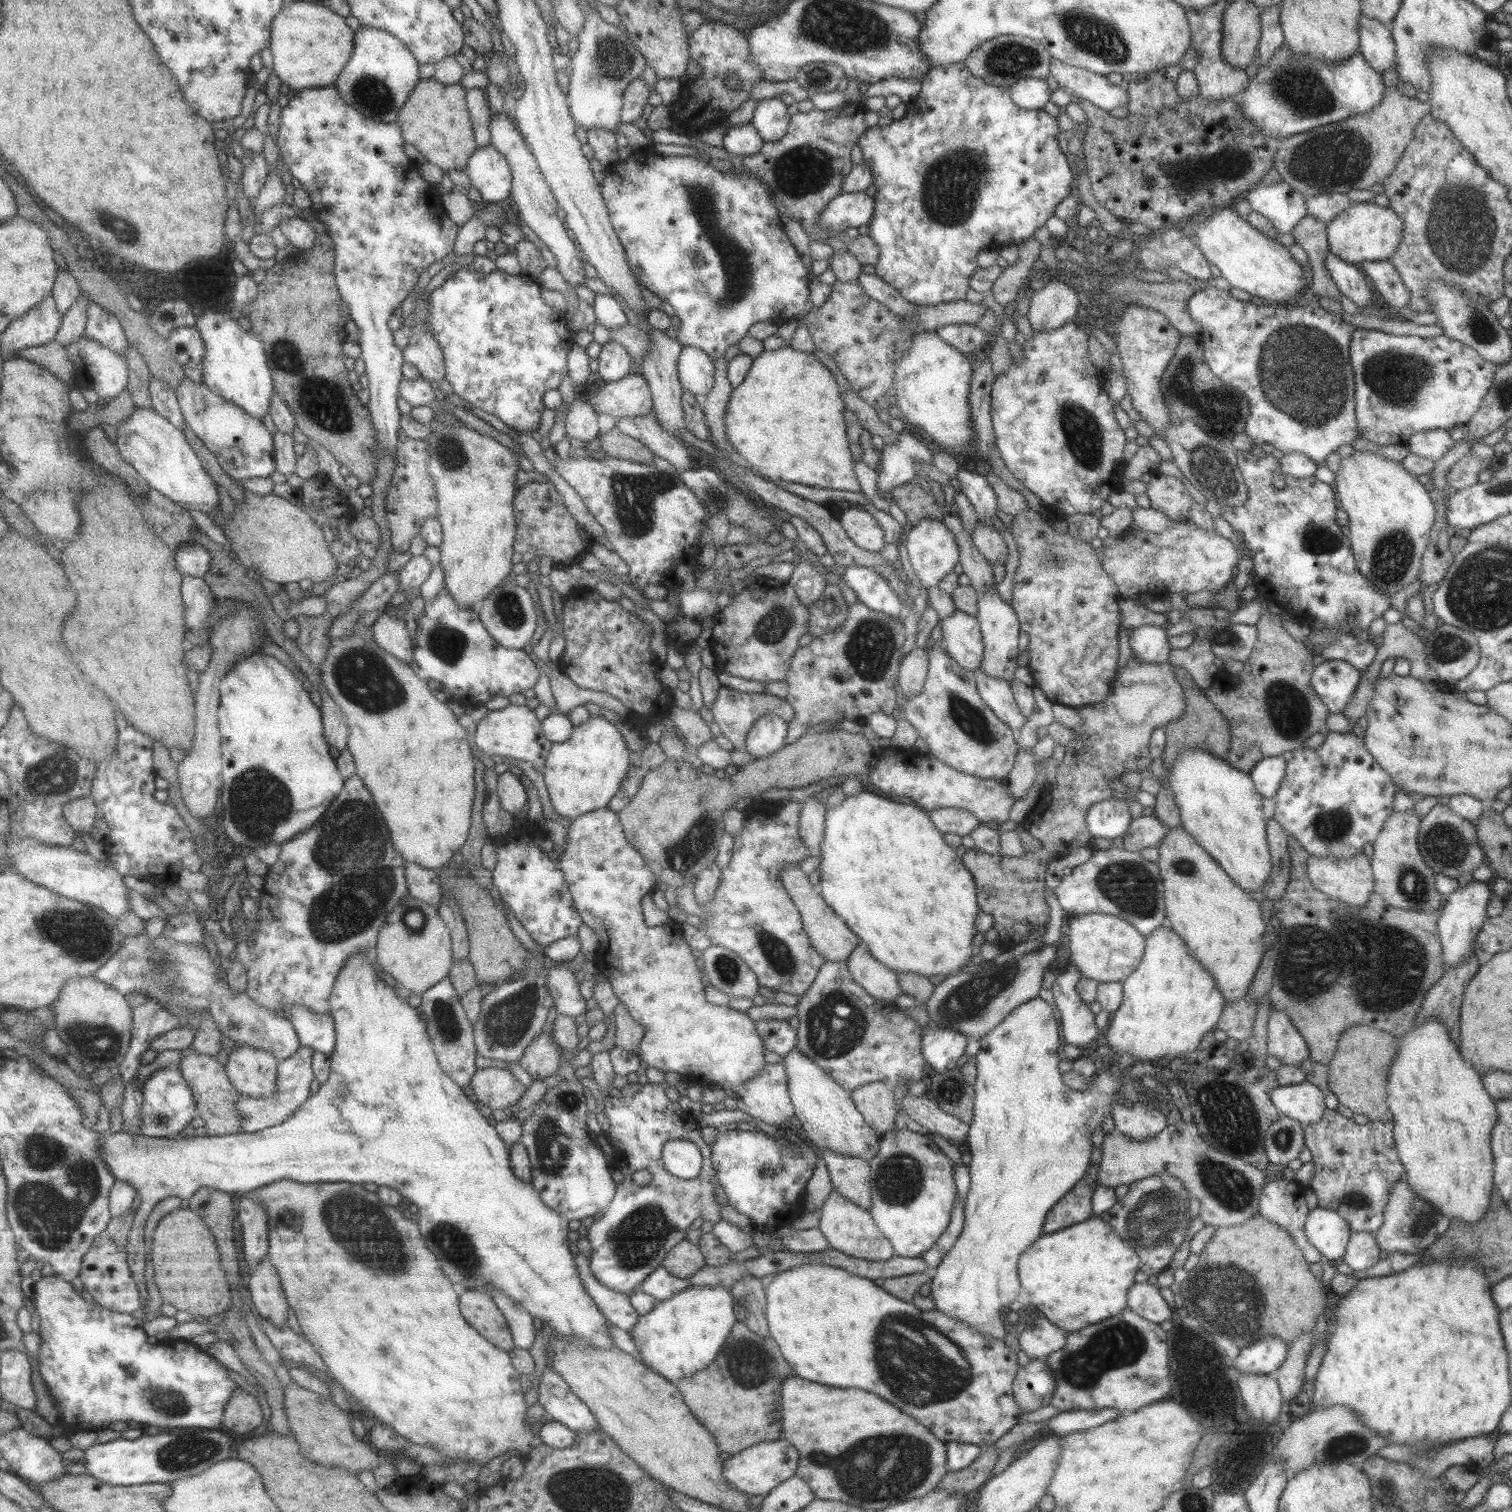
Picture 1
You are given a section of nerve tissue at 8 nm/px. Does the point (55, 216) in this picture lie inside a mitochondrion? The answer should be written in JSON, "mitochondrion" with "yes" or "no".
{"mitochondrion":"no"}

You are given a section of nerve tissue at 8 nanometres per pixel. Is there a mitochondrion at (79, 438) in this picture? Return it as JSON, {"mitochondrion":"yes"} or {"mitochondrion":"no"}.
{"mitochondrion":"no"}

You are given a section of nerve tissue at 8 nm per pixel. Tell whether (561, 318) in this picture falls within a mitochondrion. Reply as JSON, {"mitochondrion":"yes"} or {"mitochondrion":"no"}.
{"mitochondrion":"no"}

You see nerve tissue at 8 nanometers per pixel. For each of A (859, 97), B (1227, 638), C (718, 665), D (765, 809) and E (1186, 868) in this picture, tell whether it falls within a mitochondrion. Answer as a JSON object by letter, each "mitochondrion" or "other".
{"A":"other","B":"mitochondrion","C":"other","D":"other","E":"mitochondrion"}

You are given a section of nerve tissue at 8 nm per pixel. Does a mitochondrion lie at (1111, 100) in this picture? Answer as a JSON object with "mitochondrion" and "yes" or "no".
{"mitochondrion":"no"}

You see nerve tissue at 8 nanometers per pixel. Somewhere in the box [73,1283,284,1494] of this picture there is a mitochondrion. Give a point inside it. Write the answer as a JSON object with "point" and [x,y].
{"point":[186,1450]}

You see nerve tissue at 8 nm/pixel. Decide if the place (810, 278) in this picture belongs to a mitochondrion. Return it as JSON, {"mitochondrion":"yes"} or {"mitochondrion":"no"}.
{"mitochondrion":"no"}

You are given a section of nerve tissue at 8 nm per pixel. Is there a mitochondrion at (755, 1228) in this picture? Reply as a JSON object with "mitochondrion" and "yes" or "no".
{"mitochondrion":"no"}

